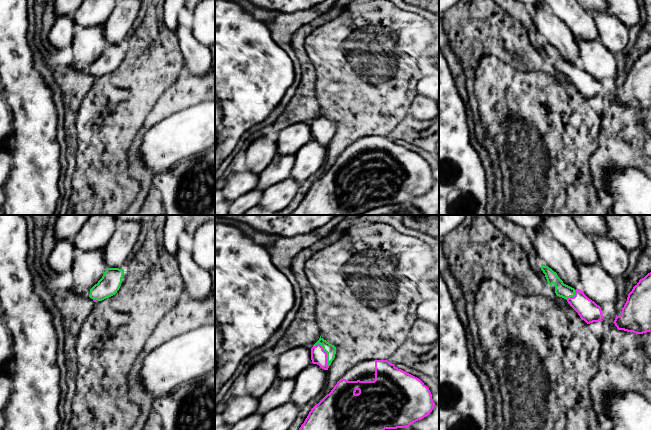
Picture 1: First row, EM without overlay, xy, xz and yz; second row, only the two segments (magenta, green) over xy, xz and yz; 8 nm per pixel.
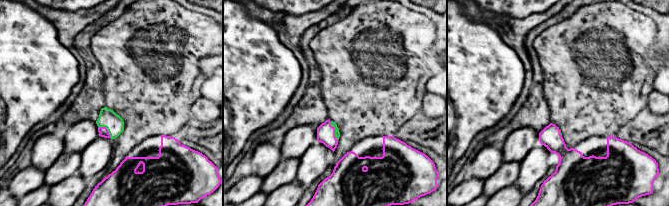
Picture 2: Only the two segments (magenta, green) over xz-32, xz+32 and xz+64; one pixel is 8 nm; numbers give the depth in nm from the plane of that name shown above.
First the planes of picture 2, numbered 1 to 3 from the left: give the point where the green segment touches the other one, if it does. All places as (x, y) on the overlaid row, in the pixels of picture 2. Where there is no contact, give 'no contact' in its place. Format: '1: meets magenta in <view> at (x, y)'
1: meets magenta in xz-32 at (106, 129)
2: meets magenta in xz+32 at (334, 131)
3: meets magenta in xz+64 at (559, 133)

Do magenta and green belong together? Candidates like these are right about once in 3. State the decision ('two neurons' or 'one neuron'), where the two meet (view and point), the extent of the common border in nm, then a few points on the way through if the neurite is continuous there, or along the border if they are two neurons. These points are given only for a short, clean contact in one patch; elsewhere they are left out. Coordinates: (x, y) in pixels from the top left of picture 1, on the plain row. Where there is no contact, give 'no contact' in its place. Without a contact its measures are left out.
one neuron; meets magenta in xz at (326, 130); contact 220 nm long; runs through xz (318, 132), (326, 130), (330, 125)

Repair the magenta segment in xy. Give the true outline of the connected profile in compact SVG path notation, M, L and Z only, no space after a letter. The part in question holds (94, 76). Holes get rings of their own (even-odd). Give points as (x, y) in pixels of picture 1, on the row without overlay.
M107 44L102 54L90 65L89 73L94 77L102 77L117 69L119 66L124 45Z

